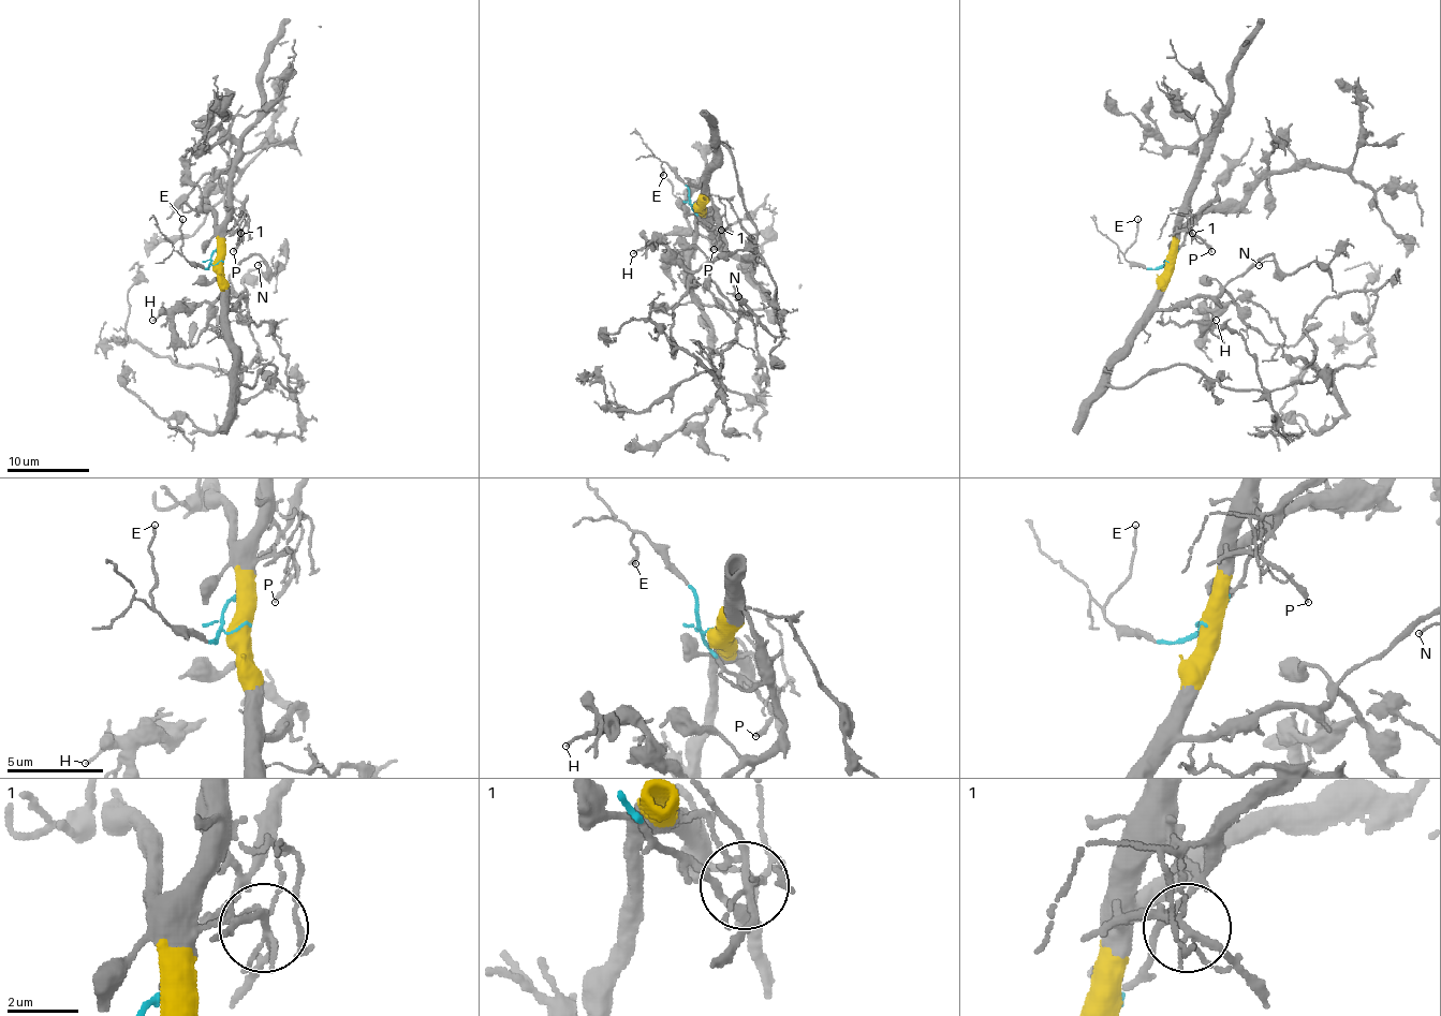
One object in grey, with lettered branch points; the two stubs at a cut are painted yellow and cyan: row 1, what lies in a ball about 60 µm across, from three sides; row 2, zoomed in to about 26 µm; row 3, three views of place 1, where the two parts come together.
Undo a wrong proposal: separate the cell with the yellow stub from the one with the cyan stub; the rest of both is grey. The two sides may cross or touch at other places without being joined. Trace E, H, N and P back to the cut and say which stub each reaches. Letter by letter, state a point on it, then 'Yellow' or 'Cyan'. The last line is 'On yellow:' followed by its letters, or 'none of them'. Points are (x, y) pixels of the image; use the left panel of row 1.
E: Place: (182, 219). Cyan
H: Place: (152, 320). Yellow
N: Place: (258, 265). Yellow
P: Place: (233, 251). Yellow
On yellow: H, N, P

